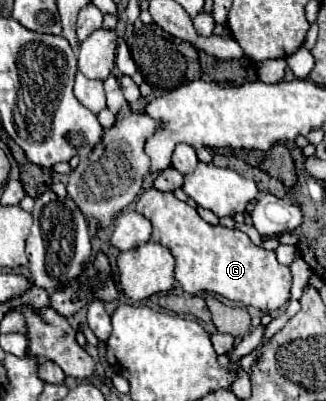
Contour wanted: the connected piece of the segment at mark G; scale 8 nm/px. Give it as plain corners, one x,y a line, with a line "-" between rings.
154,187
138,197
134,211
152,223
150,241
164,245
174,255
174,277
186,293
218,293
260,311
276,311
288,301
292,283
290,269
276,261
274,251
254,245
246,233
220,225
212,227
194,207
178,201
174,193
162,193

